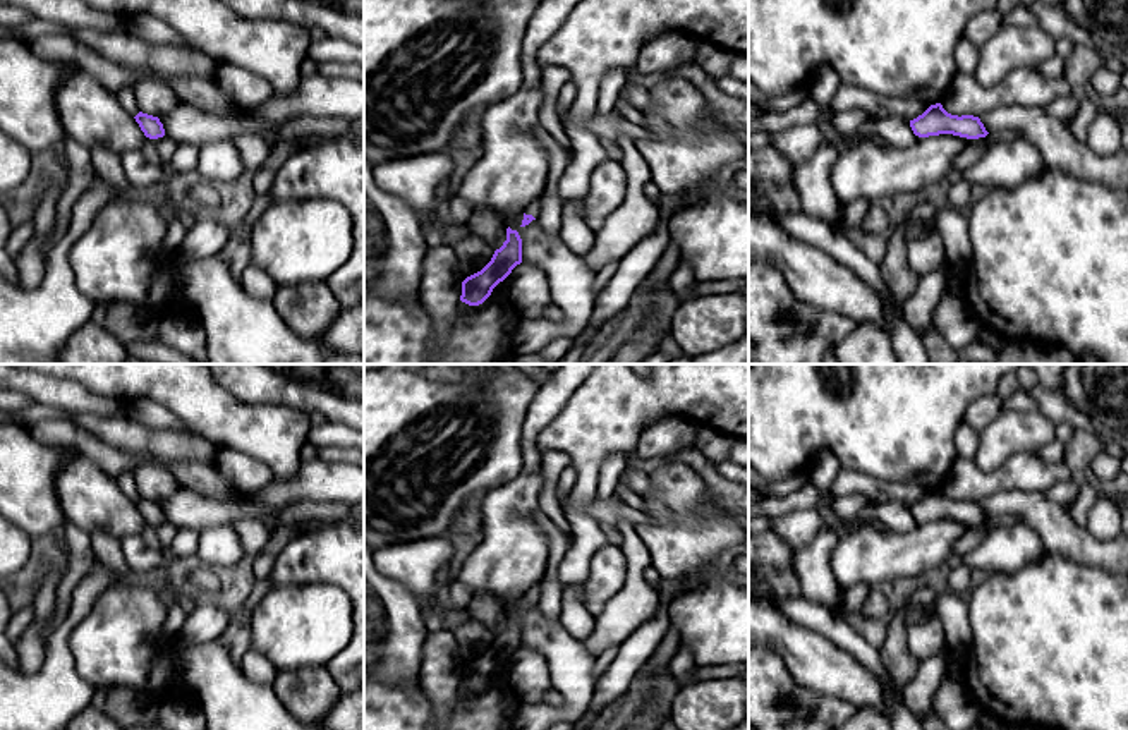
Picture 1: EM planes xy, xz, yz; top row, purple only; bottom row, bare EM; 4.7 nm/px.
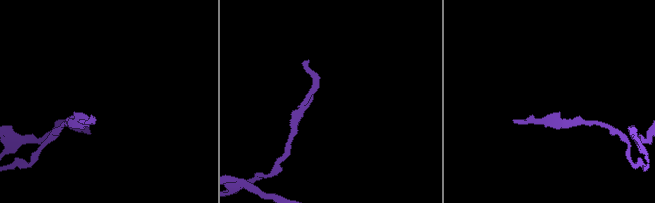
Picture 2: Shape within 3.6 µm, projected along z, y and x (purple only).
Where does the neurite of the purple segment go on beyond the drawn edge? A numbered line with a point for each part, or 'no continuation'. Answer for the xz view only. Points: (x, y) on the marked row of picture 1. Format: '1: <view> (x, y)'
1: xz (534, 206)

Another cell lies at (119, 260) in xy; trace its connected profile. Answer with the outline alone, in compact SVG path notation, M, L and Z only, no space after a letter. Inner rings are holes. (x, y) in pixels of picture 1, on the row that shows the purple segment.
M127 192L105 206L69 252L79 292L94 304L136 304L156 316L177 309L192 314L208 337L208 364L324 364L319 342L297 337L280 318L273 301L251 297L232 275L225 258L215 254L204 259L182 259L177 252L165 252L161 242L173 215L155 203L141 201L137 192Z

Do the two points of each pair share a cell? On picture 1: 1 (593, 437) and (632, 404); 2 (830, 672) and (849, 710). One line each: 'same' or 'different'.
1: same
2: different

